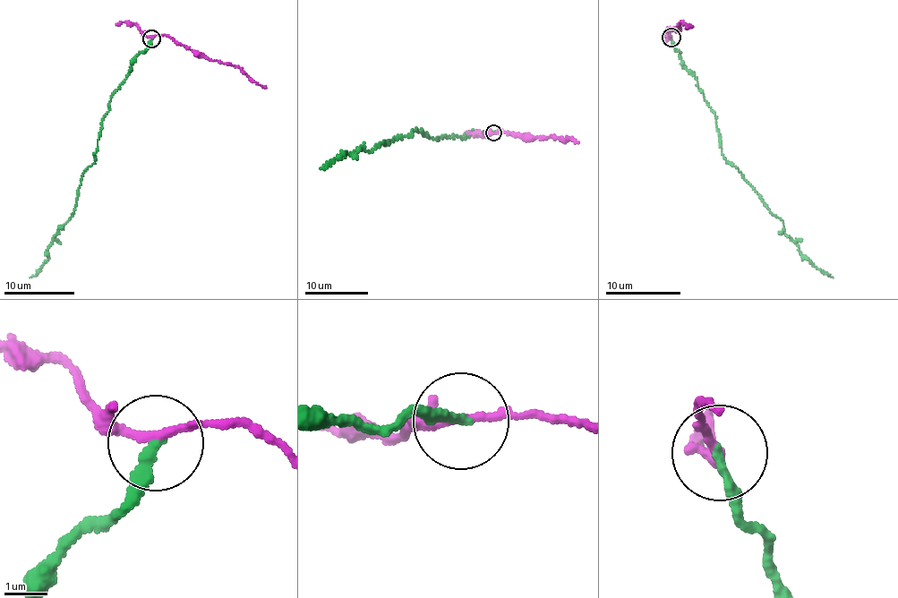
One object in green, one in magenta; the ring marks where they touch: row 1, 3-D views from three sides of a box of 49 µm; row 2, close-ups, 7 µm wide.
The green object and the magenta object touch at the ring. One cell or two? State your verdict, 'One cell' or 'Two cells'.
Two cells

